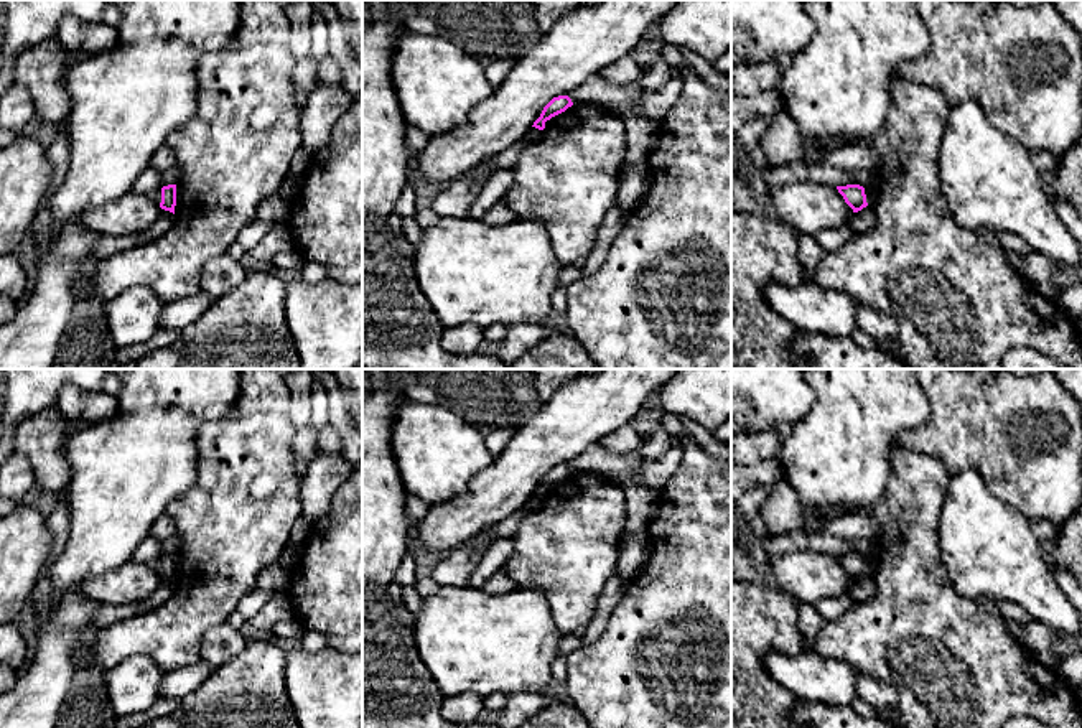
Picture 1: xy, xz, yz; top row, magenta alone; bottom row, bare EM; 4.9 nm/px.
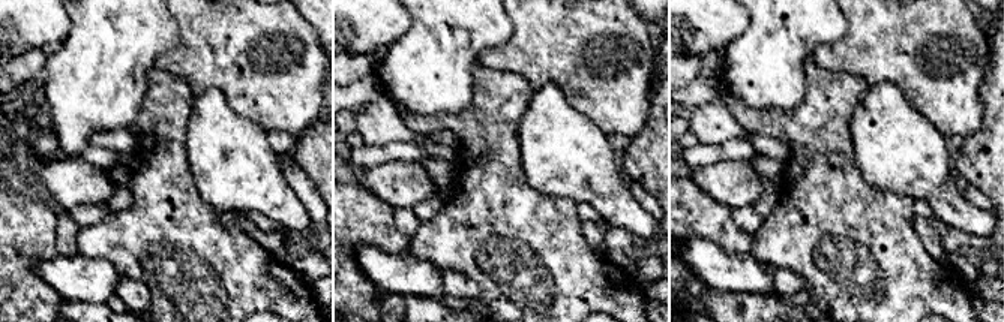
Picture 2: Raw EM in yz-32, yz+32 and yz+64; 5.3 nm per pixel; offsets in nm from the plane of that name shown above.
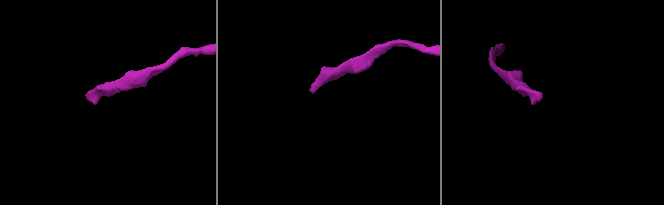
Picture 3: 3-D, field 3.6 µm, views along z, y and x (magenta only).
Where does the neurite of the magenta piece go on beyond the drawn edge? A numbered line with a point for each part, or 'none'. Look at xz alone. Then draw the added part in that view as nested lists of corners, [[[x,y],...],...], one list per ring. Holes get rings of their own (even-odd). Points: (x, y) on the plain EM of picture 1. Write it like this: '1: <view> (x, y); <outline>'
none

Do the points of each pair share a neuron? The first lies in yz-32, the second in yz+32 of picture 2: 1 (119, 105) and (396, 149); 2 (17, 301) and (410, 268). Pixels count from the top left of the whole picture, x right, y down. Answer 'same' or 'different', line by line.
1: different
2: different

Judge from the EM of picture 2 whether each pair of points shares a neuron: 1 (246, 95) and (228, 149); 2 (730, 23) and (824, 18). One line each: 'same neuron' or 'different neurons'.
1: different neurons
2: different neurons

